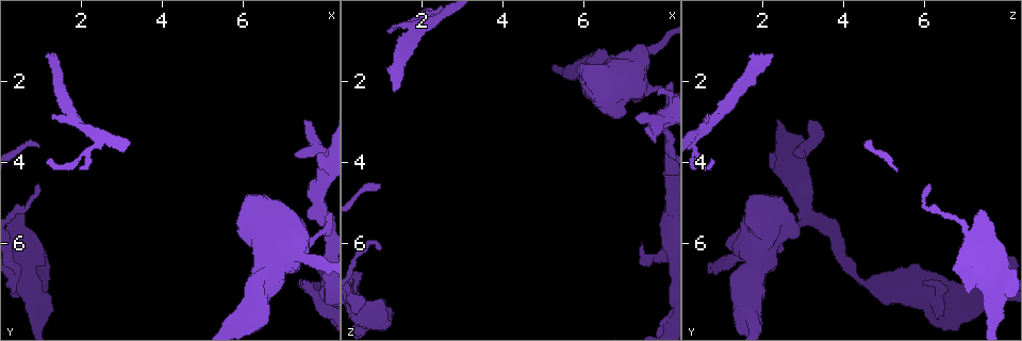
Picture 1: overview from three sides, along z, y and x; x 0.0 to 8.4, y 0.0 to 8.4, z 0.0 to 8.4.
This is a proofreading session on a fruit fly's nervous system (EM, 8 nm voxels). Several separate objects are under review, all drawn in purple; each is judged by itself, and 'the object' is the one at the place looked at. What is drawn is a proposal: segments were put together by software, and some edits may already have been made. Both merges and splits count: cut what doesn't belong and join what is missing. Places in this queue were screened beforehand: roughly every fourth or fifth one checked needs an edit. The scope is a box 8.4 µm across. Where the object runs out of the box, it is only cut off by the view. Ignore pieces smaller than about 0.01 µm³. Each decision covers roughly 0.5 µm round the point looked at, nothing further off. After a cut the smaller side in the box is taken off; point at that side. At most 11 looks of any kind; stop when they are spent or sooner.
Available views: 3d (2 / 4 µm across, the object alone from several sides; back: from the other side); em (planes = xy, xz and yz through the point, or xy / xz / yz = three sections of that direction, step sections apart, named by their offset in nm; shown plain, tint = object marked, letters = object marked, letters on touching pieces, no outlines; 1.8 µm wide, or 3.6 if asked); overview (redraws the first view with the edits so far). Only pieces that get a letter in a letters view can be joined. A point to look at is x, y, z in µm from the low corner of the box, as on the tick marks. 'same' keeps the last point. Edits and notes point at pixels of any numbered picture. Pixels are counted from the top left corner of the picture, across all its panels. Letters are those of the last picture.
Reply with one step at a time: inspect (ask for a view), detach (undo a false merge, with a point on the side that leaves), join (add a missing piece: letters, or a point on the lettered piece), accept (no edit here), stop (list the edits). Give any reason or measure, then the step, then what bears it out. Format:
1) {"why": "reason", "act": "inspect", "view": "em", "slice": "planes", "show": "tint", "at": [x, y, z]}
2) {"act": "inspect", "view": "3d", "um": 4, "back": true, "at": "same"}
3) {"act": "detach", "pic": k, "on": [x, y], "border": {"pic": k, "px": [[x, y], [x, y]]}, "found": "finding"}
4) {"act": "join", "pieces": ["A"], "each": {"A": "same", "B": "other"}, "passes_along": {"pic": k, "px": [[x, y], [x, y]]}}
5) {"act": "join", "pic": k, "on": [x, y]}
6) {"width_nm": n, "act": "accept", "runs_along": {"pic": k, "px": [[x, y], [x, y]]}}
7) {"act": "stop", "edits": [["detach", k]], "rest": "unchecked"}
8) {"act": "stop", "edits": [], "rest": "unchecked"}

{"why": "three arms meet", "act": "inspect", "view": "em", "um": 3.6, "slice": "planes", "show": "letters", "at": [7.90, 5.35, 3.10]}

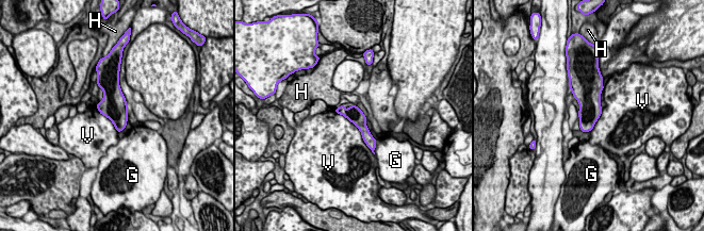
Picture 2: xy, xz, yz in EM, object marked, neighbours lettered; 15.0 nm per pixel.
{"act": "accept", "each": {"G": "other", "H": "other", "V": "other"}, "runs_along": {"pic": 2, "px": [[339, 111], [349, 113], [373, 142]]}, "found": "all the same neuron"}

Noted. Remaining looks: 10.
{"why": "thick turns thin", "act": "inspect", "view": "em", "slice": "xy", "step": 16, "show": "tint", "at": [7.70, 3.55, 3.25]}

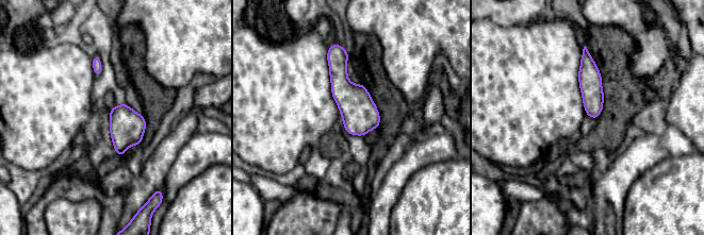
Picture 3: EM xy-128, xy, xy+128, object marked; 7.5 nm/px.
{"act": "inspect", "view": "em", "slice": "xy", "step": 16, "show": "letters", "at": "same"}

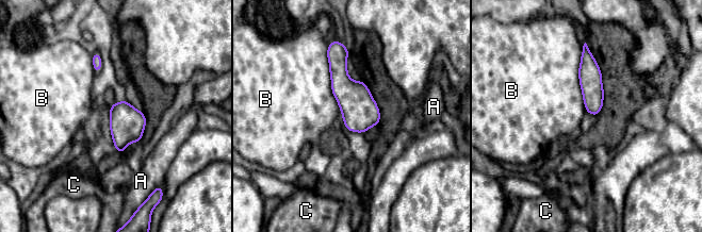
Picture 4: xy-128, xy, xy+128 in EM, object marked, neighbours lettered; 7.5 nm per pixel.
{"longest_contact_nm": ["B", 550], "act": "accept", "each": {"A": "other", "B": "other", "C": "other"}, "runs_along": {"pic": 4, "px": [[586, 52], [596, 112]]}, "found": "one neuron here"}

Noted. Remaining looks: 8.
{"why": "branch stops here", "act": "inspect", "view": "3d", "um": 4, "at": [7.40, 6.90, 5.95]}

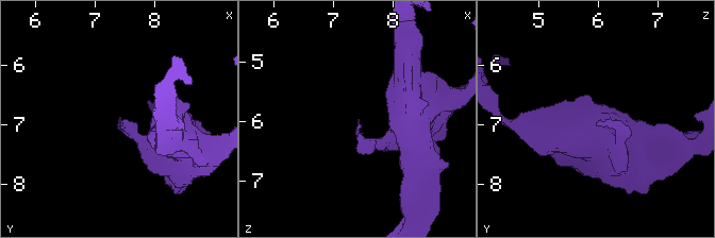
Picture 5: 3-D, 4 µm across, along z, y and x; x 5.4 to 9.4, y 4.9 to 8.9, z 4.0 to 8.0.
{"why": "now the EM", "act": "inspect", "view": "em", "slice": "xy", "step": 8, "show": "letters", "at": [7.40, 6.90, 6.00]}

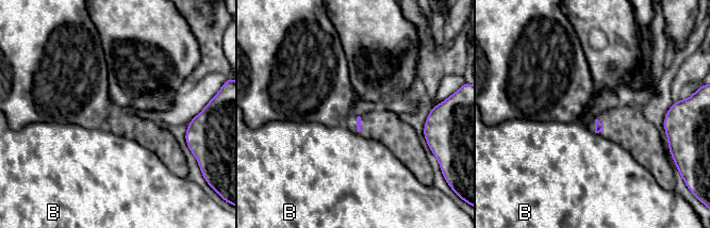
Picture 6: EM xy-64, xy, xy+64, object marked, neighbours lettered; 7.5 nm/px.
{"act": "inspect", "view": "em", "slice": "planes", "show": "letters", "at": "same"}

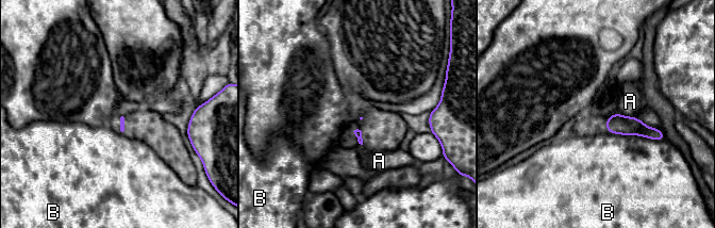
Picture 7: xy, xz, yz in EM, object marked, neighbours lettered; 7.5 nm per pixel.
{"act": "accept", "each": {"A": "other", "B": "other"}, "runs_along": {"pic": 7, "px": [[608, 124], [633, 126], [657, 134]]}, "found": "no lettered piece goes on from it"}

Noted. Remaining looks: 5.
{"why": "sharp bend", "act": "inspect", "view": "em", "slice": "planes", "show": "letters", "at": [0.75, 6.05, 7.60]}

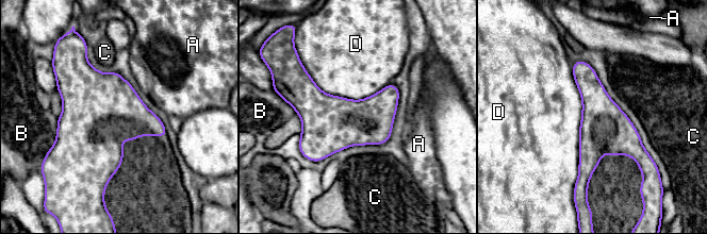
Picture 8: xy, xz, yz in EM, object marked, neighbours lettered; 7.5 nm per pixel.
{"act": "accept", "each": {"A": "other", "B": "other", "C": "other", "D": "other"}, "border": {"pic": 8, "px": [[571, 65], [581, 103], [575, 185]]}, "found": "one neuron here"}

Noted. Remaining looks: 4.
{"why": "free end", "act": "inspect", "view": "em", "slice": "planes", "show": "letters", "at": [1.30, 1.30, 2.20]}

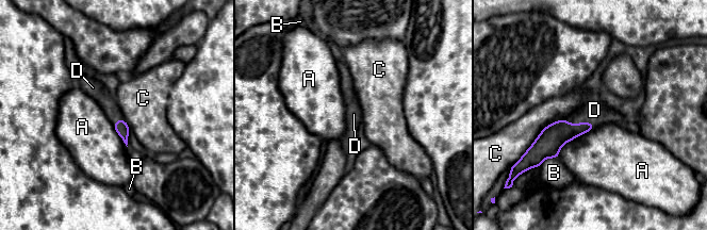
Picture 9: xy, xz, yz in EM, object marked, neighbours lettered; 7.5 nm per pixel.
{"width_nm": 90, "act": "join", "pieces": ["D"], "each": {"A": "other", "B": "other", "C": "other", "D": "same"}, "passes_along": {"pic": 9, "px": [[555, 135], [580, 122], [594, 110]]}, "found": "it goes on there"}

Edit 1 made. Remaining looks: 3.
{"act": "stop", "edits": [["join", 9]], "rest": "unchecked"}

